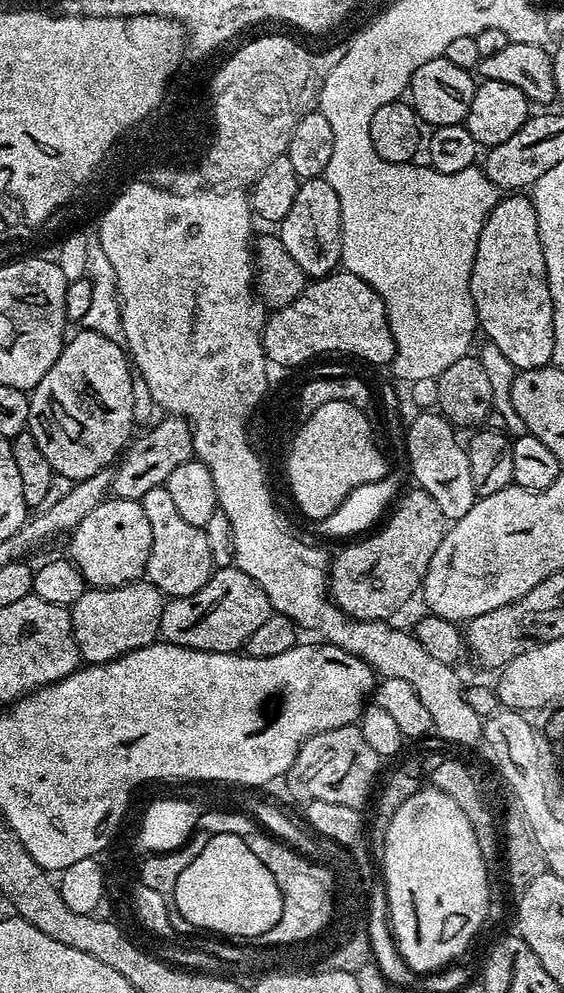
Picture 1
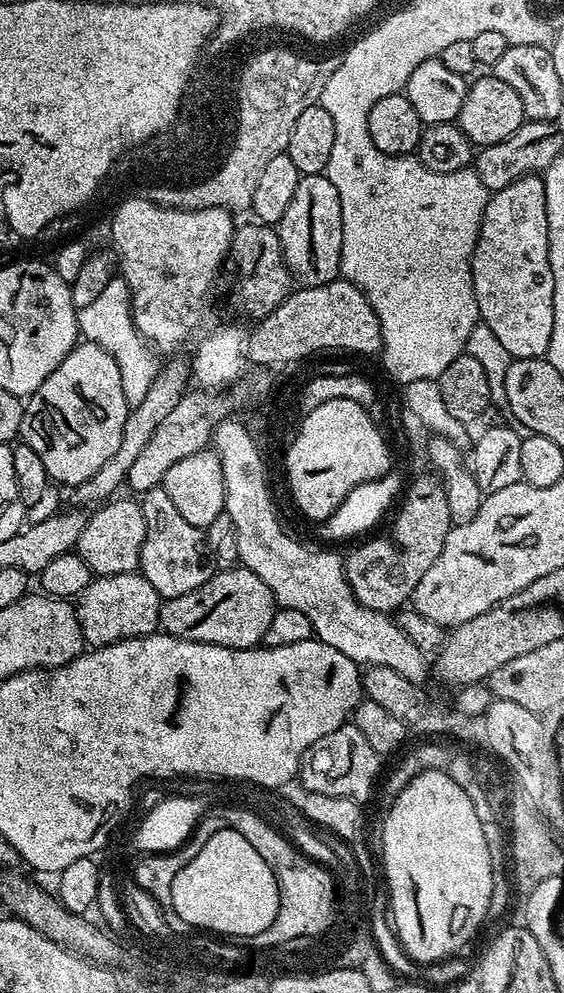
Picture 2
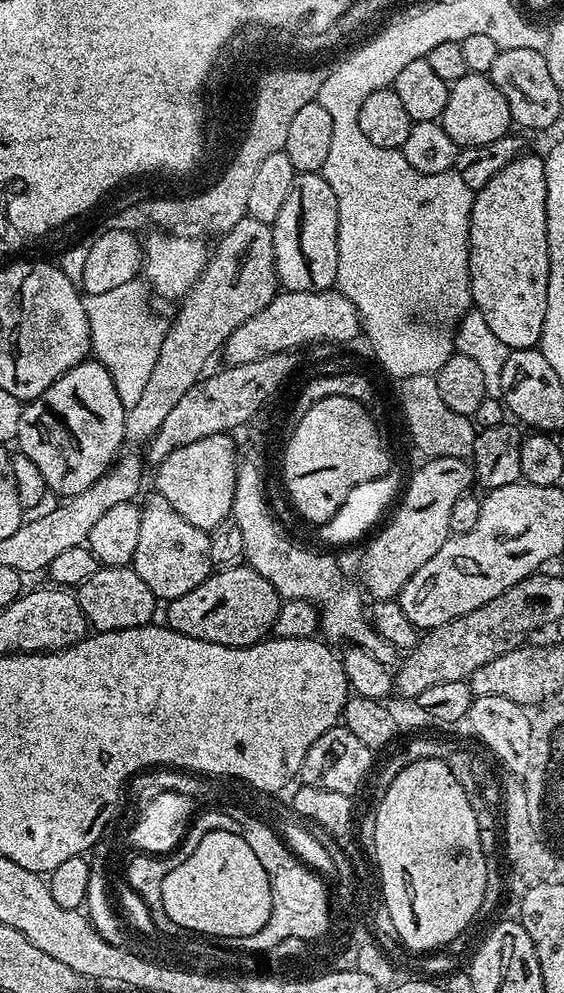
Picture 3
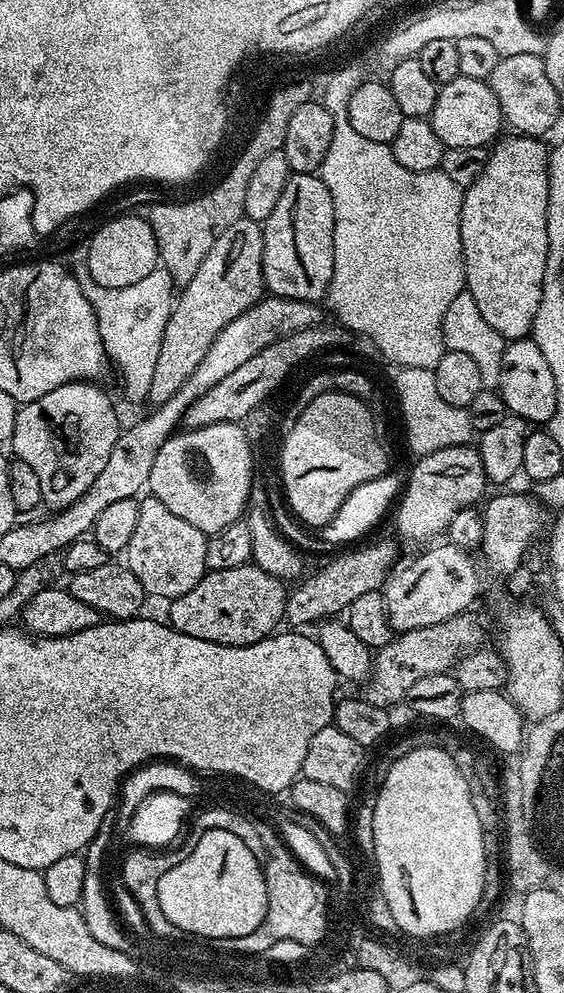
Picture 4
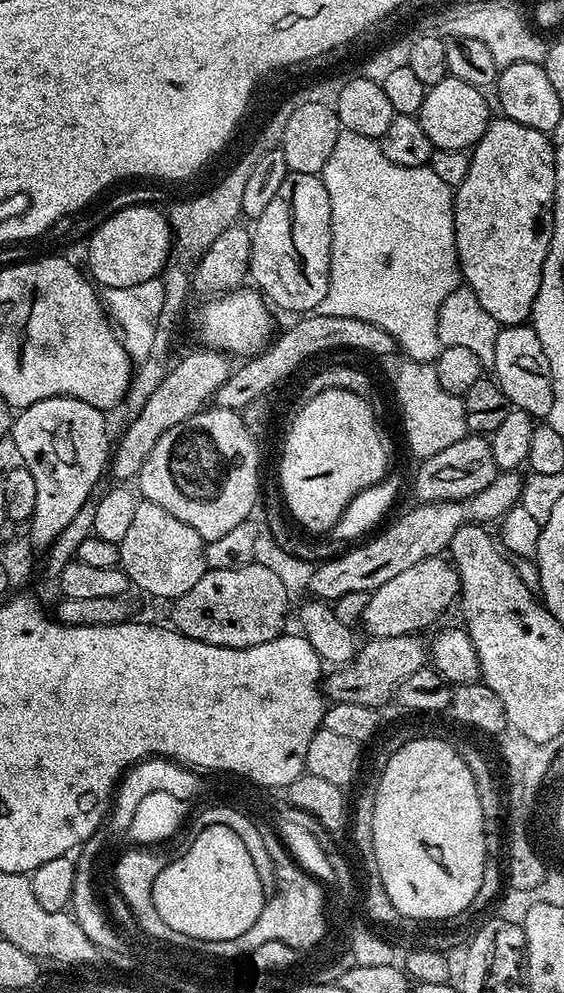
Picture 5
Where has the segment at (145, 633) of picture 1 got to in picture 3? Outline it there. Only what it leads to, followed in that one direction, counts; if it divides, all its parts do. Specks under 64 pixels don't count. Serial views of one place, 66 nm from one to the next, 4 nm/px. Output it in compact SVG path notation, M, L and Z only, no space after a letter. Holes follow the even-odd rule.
M131 566L123 568L97 567L86 582L75 589L76 600L82 606L82 614L86 614L89 629L96 632L113 632L127 628L140 628L144 624L153 623L158 607L156 595L138 578Z

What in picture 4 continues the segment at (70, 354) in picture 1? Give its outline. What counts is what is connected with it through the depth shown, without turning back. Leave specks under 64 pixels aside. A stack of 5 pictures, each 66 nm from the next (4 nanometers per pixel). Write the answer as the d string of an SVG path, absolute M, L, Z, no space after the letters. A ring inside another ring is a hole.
M73 382L58 386L58 390L50 390L50 394L42 394L42 398L32 400L17 411L14 422L14 434L10 441L15 459L26 462L26 466L34 469L34 475L42 485L42 501L49 504L49 509L69 508L102 474L102 466L110 458L110 450L114 450L114 442L120 437L122 423L116 417L116 408L112 400L92 382Z

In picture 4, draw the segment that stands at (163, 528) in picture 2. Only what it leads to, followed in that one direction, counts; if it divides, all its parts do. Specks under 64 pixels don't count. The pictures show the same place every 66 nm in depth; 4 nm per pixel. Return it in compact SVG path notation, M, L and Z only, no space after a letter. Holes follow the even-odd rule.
M145 495L138 503L138 522L134 534L122 553L123 563L142 582L149 597L161 596L164 602L171 602L186 590L194 590L208 571L206 566L206 542L208 536L198 526L190 526L178 514L170 511L158 498Z

